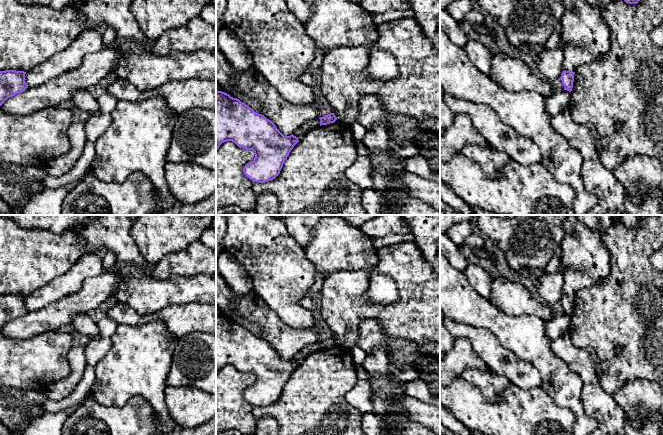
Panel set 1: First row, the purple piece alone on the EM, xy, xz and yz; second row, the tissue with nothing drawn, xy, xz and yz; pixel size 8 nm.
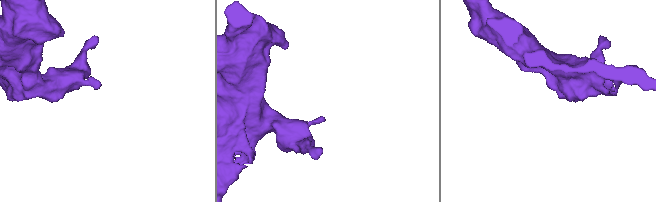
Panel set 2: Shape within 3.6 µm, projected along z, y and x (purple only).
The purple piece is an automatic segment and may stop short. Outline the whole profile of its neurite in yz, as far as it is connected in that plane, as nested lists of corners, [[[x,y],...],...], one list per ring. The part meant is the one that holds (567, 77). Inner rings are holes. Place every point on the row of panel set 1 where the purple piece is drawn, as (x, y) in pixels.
[[[564,70],[561,74],[561,81],[564,86],[564,90],[567,90],[569,92],[572,91],[573,88],[573,82],[574,82],[574,74],[575,72],[572,71],[566,71]]]

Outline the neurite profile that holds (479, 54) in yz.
[[[469,39],[463,49],[479,71],[485,75],[490,75],[491,56],[489,48],[474,39]]]

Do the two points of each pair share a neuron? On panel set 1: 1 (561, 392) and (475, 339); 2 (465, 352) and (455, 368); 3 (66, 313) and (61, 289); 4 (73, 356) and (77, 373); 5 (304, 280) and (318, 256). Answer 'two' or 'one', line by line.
1: two
2: one
3: two
4: one
5: two

